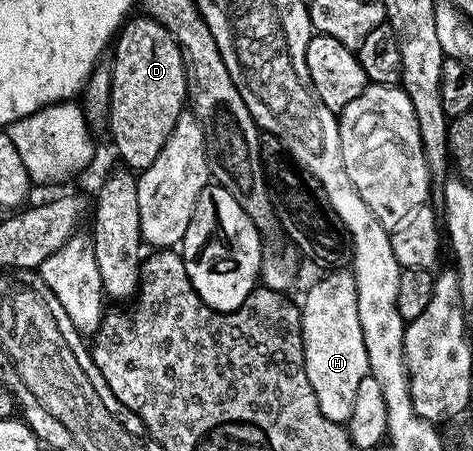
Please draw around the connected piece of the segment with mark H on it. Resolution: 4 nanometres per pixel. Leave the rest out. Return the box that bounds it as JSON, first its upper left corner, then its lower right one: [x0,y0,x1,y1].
[301,270,368,425]

